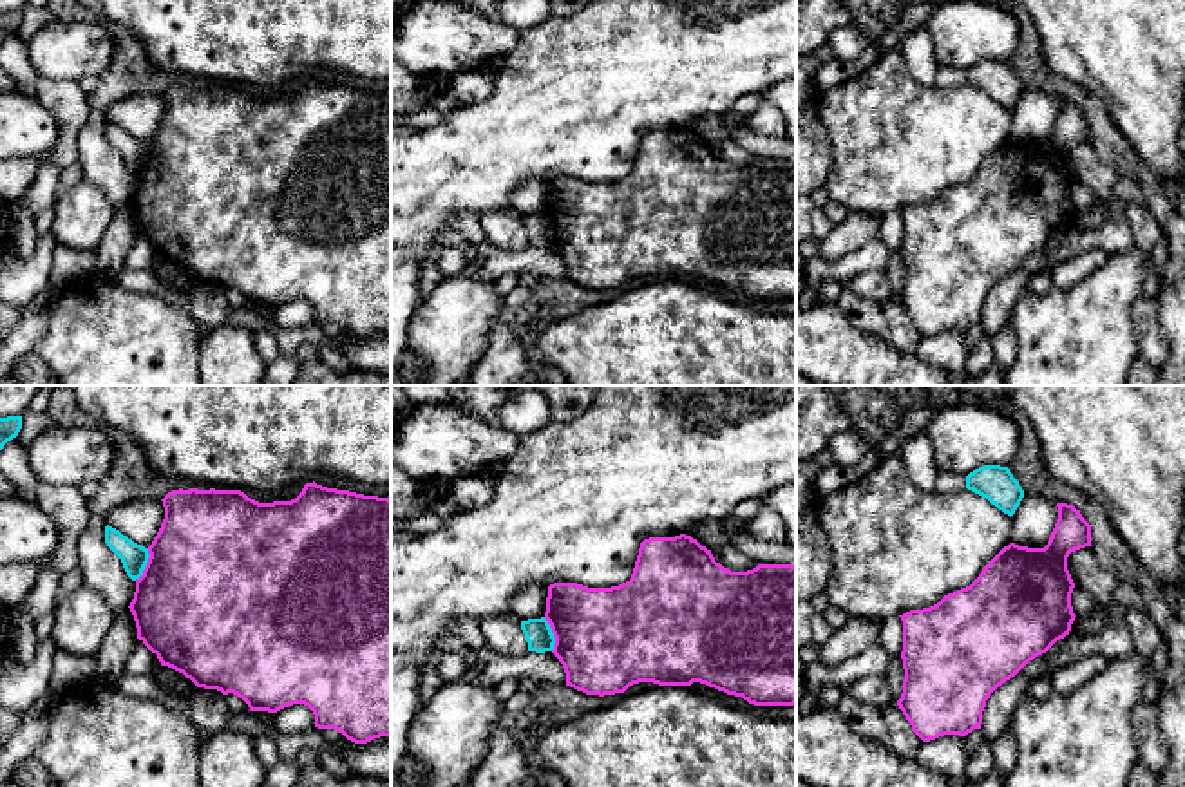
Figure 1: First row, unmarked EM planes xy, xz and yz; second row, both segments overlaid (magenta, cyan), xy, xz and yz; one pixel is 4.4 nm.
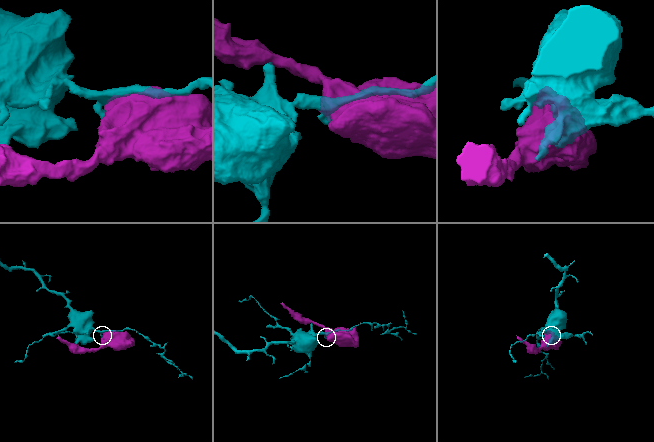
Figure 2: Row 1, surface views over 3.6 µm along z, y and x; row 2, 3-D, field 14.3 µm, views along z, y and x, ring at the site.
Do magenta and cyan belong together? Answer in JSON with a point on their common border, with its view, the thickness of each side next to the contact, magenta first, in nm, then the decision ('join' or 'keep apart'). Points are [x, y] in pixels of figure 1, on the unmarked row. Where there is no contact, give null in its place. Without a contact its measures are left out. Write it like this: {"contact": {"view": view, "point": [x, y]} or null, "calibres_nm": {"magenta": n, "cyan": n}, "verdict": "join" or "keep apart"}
{"contact": {"view": "xy", "point": [147, 160]}, "calibres_nm": {"magenta": 500, "cyan": 120}, "verdict": "keep apart"}

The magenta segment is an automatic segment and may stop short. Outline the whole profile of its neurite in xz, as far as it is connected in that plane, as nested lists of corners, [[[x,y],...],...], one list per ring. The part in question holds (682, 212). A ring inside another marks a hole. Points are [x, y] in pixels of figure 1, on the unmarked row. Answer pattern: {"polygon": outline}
{"polygon": [[[691,130],[649,132],[640,137],[631,174],[611,183],[577,177],[548,181],[546,206],[555,239],[552,248],[566,268],[566,280],[586,289],[624,288],[639,277],[659,280],[706,279],[754,300],[796,299],[796,161],[758,159],[731,166]]]}

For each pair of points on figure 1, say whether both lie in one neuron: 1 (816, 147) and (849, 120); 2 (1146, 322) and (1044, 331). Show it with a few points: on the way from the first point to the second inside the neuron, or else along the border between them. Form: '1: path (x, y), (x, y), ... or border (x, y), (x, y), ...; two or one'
1: border (815, 98), (818, 120), (831, 145), (827, 180); two
2: border (1142, 295), (1131, 306), (1131, 330), (1140, 355); two

